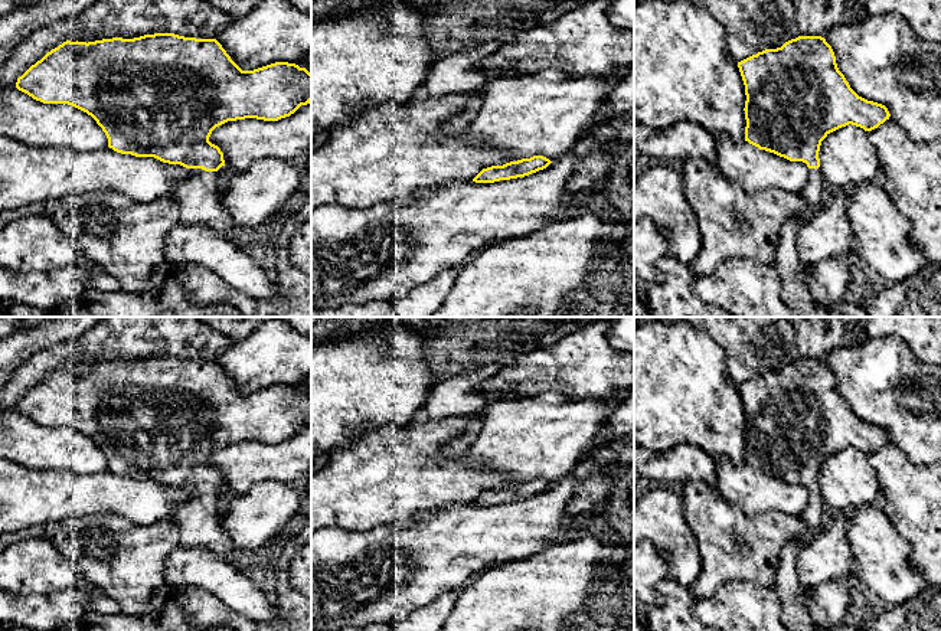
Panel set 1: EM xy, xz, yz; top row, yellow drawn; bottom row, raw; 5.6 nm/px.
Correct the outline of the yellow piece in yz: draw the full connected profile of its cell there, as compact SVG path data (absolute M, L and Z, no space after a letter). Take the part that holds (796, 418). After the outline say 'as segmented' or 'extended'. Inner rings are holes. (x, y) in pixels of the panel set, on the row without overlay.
M798 359L781 370L765 372L738 385L738 390L746 418L745 464L790 484L803 484L810 491L807 507L798 516L806 536L785 543L777 562L774 591L781 607L781 622L788 631L826 631L819 628L807 612L807 588L798 581L795 569L801 549L816 539L823 527L821 517L827 507L820 491L820 468L830 455L842 449L852 447L872 454L889 442L891 437L885 428L868 424L850 411L837 390L831 369L821 359Z | extended

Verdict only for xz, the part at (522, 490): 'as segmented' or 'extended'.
as segmented

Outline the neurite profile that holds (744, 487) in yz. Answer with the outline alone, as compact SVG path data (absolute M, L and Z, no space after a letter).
M725 455L713 458L713 470L719 496L748 516L768 511L800 516L807 507L810 491L803 484L790 484L745 462L733 464Z

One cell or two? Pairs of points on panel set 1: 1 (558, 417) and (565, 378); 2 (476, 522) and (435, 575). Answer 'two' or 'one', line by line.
1: two
2: one

